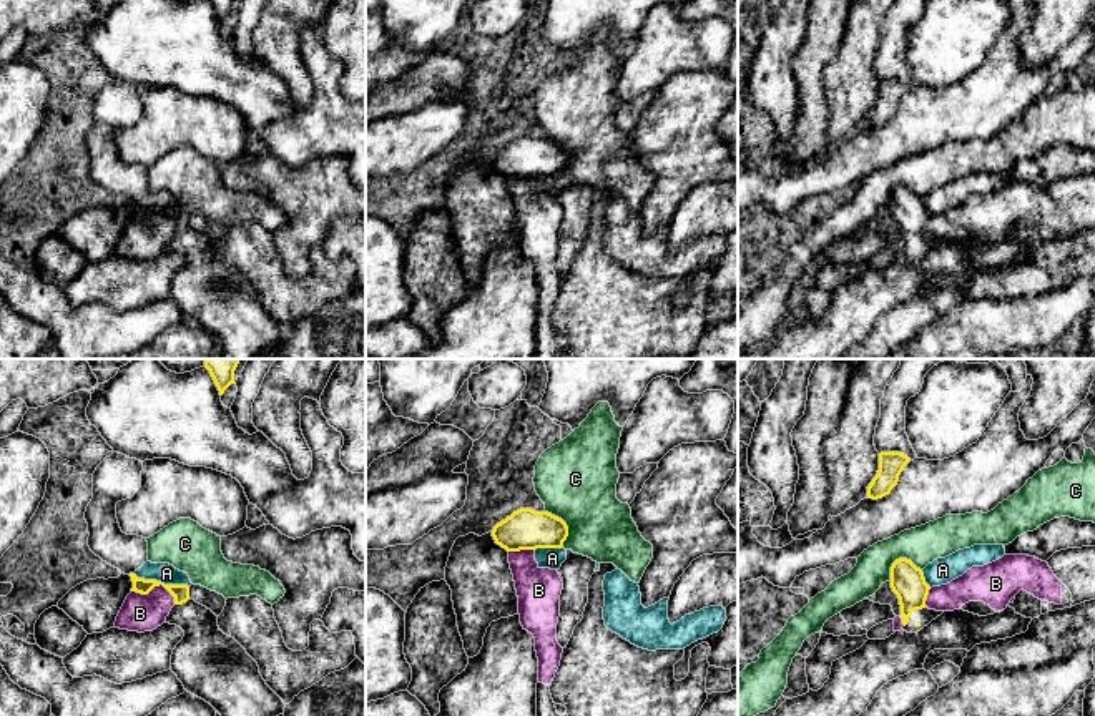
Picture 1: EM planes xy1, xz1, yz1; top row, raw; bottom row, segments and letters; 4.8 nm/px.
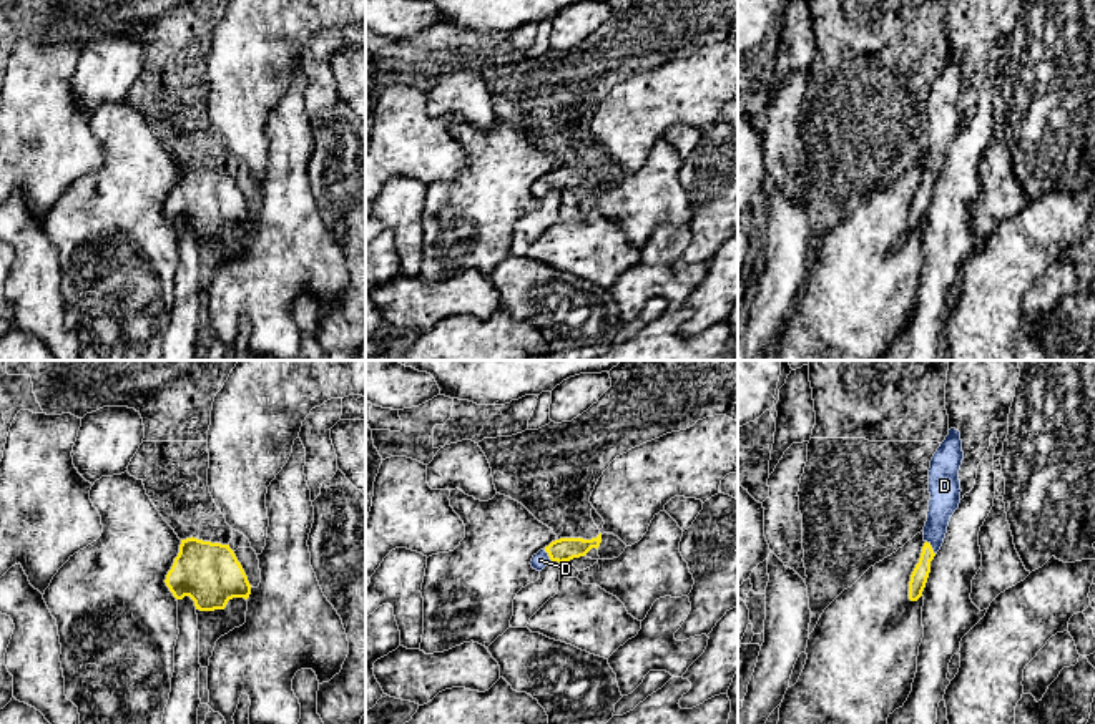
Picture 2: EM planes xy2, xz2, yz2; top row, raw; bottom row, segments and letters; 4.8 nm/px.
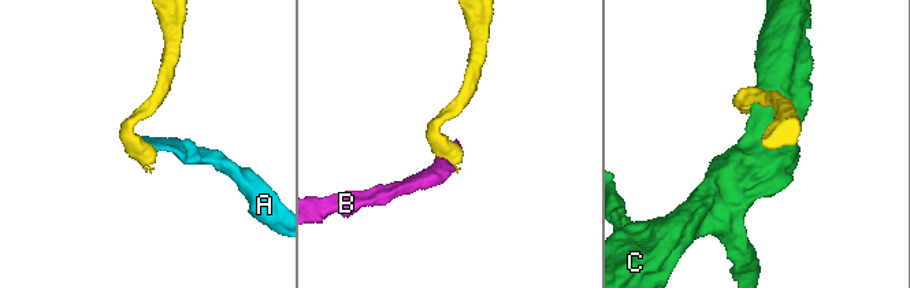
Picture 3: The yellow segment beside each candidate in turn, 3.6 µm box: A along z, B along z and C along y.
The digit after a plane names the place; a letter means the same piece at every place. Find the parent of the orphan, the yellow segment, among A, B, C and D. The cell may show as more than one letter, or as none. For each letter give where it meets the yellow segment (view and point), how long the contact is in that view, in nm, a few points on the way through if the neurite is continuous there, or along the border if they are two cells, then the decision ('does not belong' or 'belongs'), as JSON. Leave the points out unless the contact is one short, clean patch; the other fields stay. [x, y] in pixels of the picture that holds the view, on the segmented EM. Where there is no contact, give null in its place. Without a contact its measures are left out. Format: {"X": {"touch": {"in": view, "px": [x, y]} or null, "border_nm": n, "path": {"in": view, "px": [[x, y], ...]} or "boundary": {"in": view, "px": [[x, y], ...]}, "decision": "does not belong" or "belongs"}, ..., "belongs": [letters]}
{"A": {"touch": {"in": "xy1", "px": [160, 582]}, "border_nm": 280, "boundary": {"in": "xy1", "px": [[133, 573], [143, 578], [185, 583], [188, 587]]}, "decision": "does not belong"}, "B": {"touch": {"in": "xy1", "px": [157, 585]}, "border_nm": 220, "boundary": {"in": "xy1", "px": [[132, 590], [148, 593], [162, 585], [173, 597], [175, 603]]}, "decision": "does not belong"}, "C": {"touch": {"in": "yz1", "px": [899, 559]}, "border_nm": 170, "boundary": {"in": "yz1", "px": [[921, 570], [909, 560], [898, 559], [891, 567], [889, 580]]}, "decision": "does not belong"}, "D": {"touch": {"in": "yz2", "px": [931, 547]}, "border_nm": 90, "path": {"in": "yz2", "px": [[919, 577], [931, 547], [944, 500]]}, "decision": "belongs"}, "belongs": ["D"]}

